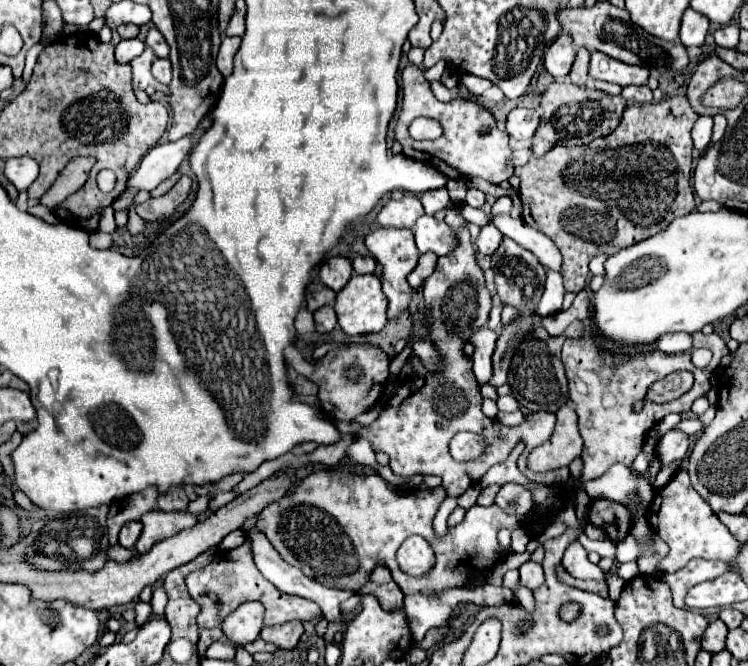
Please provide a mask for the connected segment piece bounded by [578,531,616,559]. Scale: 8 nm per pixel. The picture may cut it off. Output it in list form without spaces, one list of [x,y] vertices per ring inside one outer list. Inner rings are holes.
[[[584,531],[578,533],[578,541],[586,551],[596,551],[600,557],[616,557],[616,543],[612,541],[590,541]]]

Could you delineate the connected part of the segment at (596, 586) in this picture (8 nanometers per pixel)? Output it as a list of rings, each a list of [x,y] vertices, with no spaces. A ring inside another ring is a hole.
[[[578,581],[576,587],[592,591],[592,593],[598,593],[600,597],[608,597],[608,585],[604,581]]]

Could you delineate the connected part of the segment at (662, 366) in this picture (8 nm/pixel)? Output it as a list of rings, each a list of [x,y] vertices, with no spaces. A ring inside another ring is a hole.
[[[588,325],[584,331],[582,331],[582,337],[580,339],[566,339],[564,345],[562,345],[562,363],[564,363],[564,369],[566,369],[566,377],[568,377],[568,391],[570,391],[570,401],[574,403],[574,409],[578,413],[578,429],[580,429],[580,435],[584,439],[584,451],[582,451],[582,461],[584,461],[584,471],[582,471],[582,481],[586,479],[598,479],[602,477],[614,463],[622,463],[626,467],[632,469],[632,463],[636,459],[636,455],[642,451],[642,443],[644,443],[644,437],[646,437],[646,431],[650,431],[650,427],[654,427],[654,423],[658,423],[662,417],[666,417],[668,413],[684,413],[684,411],[690,411],[692,403],[702,397],[708,389],[710,389],[710,373],[718,367],[721,363],[722,357],[730,353],[723,339],[717,334],[712,333],[705,335],[704,333],[694,333],[694,347],[706,347],[712,351],[712,361],[708,367],[704,369],[698,369],[694,367],[694,363],[690,361],[690,353],[676,353],[676,355],[666,355],[662,351],[656,349],[656,355],[650,355],[650,357],[624,357],[624,355],[608,355],[608,353],[598,353],[598,343],[596,343],[596,335],[594,335],[594,325]],[[678,369],[688,369],[694,373],[694,389],[690,389],[686,395],[682,395],[678,399],[678,403],[664,403],[664,405],[658,405],[658,403],[646,403],[644,401],[644,395],[646,395],[646,389],[666,377],[668,373],[672,371],[678,371]],[[636,401],[644,401],[644,407],[640,411],[634,411],[634,403]]]

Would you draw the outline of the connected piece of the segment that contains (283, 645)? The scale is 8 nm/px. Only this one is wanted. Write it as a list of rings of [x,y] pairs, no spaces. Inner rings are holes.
[[[294,621],[294,623],[282,623],[278,627],[264,627],[260,631],[260,637],[268,643],[278,645],[280,649],[294,649],[302,633],[304,633],[304,625]]]

